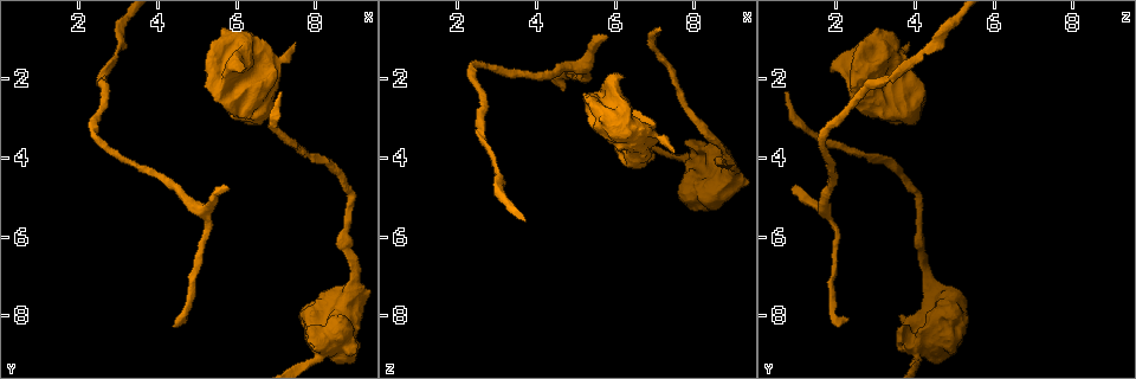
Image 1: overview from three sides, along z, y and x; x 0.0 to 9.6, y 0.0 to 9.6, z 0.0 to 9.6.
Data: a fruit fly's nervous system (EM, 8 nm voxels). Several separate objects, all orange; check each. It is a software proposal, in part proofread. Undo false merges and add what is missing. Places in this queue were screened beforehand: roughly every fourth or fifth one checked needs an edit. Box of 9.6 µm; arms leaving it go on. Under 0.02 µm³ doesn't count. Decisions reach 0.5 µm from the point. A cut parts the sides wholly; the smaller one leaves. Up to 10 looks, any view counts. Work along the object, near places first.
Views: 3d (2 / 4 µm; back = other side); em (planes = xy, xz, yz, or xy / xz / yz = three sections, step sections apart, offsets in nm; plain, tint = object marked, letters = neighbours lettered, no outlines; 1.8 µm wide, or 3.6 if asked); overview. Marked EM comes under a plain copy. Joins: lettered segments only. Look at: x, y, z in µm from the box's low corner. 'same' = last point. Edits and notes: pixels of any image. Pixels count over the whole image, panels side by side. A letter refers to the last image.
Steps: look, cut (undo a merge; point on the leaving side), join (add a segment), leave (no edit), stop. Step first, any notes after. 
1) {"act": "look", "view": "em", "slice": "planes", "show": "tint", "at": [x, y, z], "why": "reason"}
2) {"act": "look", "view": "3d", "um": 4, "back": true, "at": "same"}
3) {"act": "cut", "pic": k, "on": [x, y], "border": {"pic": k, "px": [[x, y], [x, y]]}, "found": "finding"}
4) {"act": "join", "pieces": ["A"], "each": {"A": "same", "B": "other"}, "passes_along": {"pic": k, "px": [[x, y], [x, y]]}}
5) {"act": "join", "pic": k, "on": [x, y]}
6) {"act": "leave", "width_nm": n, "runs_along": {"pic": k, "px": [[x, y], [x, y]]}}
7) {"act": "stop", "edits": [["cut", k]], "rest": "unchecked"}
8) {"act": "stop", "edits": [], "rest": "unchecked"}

{"act": "look", "view": "em", "um": 3.6, "slice": "xy", "step": 16, "show": "letters", "at": [7.00, 1.70, 3.40], "why": "thick turns thin"}

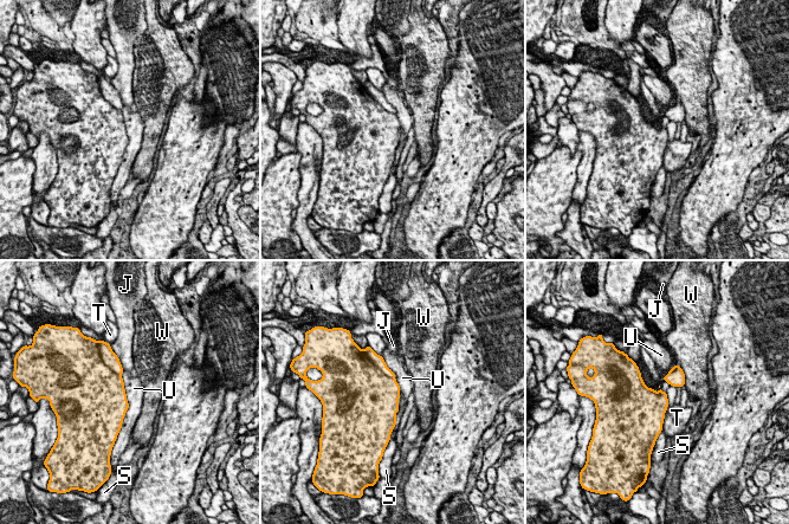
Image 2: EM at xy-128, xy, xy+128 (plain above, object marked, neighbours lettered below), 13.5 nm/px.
{"act": "cut", "pic": 2, "on": [376, 360], "width_nm": 130, "each": {"J": "other", "S": "other", "T": "other", "U": "other", "W": "other"}, "border": {"pic": 2, "px": [[369, 360], [385, 374], [394, 379]]}, "found": "two neurons meet here"}

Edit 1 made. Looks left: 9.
{"act": "look", "view": "3d", "um": 4, "at": [5.80, 4.75, 0.90], "why": "an open end"}

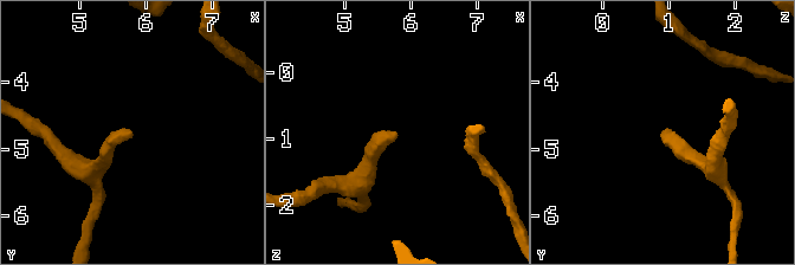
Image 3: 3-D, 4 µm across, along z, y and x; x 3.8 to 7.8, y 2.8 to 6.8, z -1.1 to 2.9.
{"act": "look", "view": "em", "slice": "planes", "show": "letters", "at": [5.80, 4.75, 0.95]}

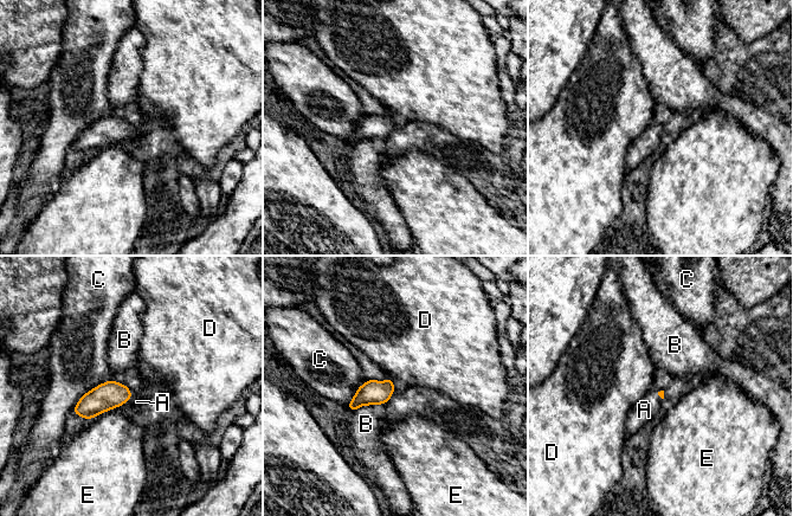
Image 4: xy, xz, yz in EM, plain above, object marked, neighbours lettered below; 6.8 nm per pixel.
{"act": "join", "pieces": ["A"], "each": {"A": "same", "B": "other", "C": "other", "D": "other", "E": "other"}, "passes_along": {"pic": 4, "px": [[110, 394], [127, 401], [136, 401]]}, "found": "the neuron continues"}

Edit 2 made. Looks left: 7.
{"act": "look", "view": "em", "slice": "planes", "show": "letters", "at": [7.15, 2.30, 0.75], "why": "tapers out"}

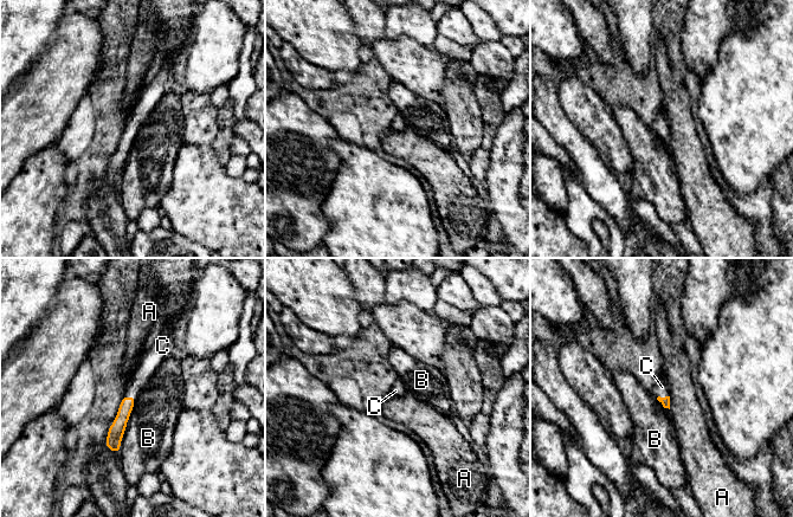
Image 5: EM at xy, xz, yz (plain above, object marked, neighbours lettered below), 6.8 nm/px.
{"act": "join", "pieces": ["C"], "each": {"A": "other", "B": "other", "C": "same"}, "found": "it goes on there"}

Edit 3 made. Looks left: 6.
{"act": "look", "view": "overview", "why": "redraw"}

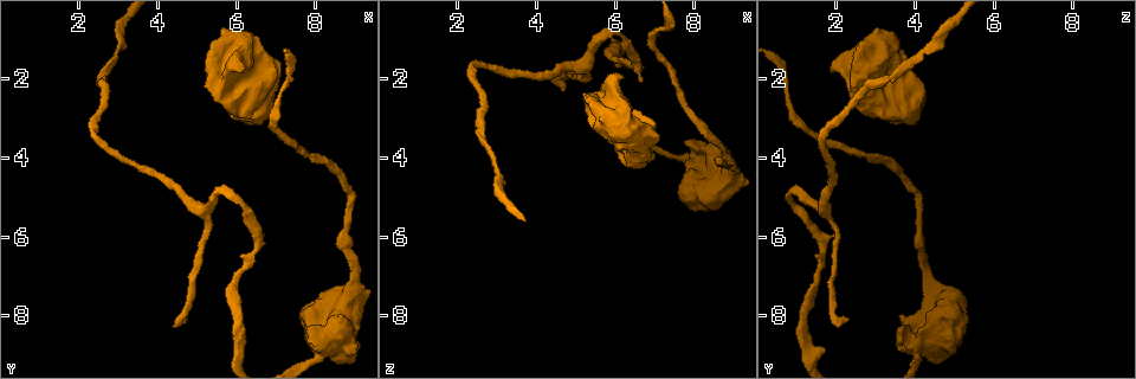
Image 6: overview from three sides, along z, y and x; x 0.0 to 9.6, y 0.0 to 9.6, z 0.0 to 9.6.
{"act": "look", "view": "3d", "um": 4, "at": [6.60, 6.00, 2.05], "why": "an open end"}

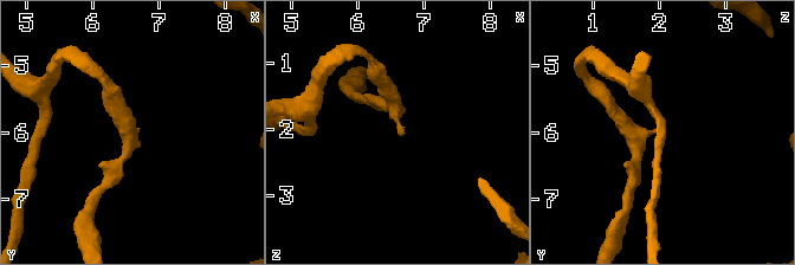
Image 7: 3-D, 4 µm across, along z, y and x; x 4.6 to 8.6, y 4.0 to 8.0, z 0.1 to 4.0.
{"act": "look", "view": "em", "slice": "planes", "show": "letters", "at": [6.65, 5.95, 2.05], "arm_widths_nm": [180, 220]}

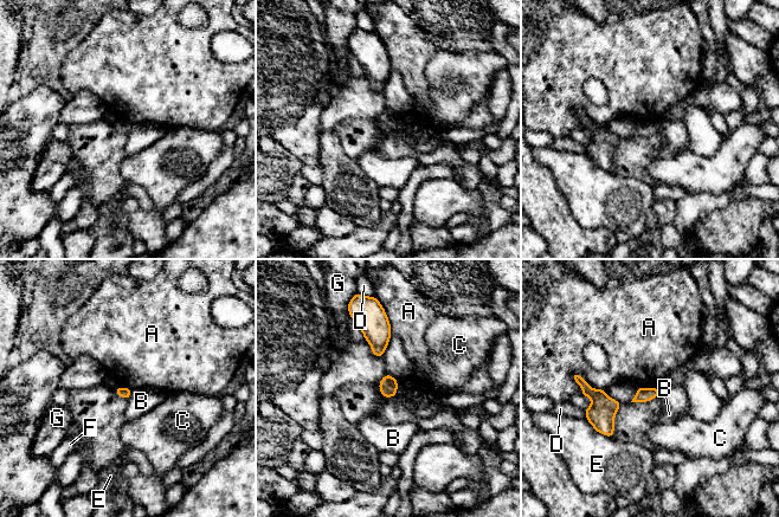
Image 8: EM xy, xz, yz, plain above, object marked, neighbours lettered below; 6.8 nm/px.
{"act": "leave", "each": {"A": "other", "B": "other", "C": "other", "D": "other", "E": "other", "F": "other", "G": "other"}, "found": "none of them fits"}

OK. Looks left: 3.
{"act": "stop", "edits": [["cut", 2], ["join", 4], ["join", 5]], "rest": "unchecked"}

